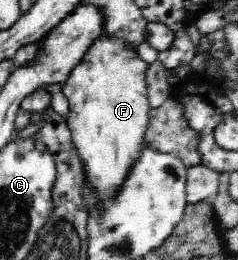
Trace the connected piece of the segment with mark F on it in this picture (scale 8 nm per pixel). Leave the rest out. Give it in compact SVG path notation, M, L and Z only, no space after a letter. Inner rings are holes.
M104 33L90 45L80 63L72 68L68 80L63 83L64 96L68 98L69 103L66 118L71 131L71 141L80 152L82 159L79 162L85 165L87 177L105 197L114 195L118 191L120 183L124 183L124 177L130 171L130 165L139 159L152 109L147 98L148 76L146 72L149 65L148 62L140 59L136 46L130 45L130 42L122 38L106 36Z

